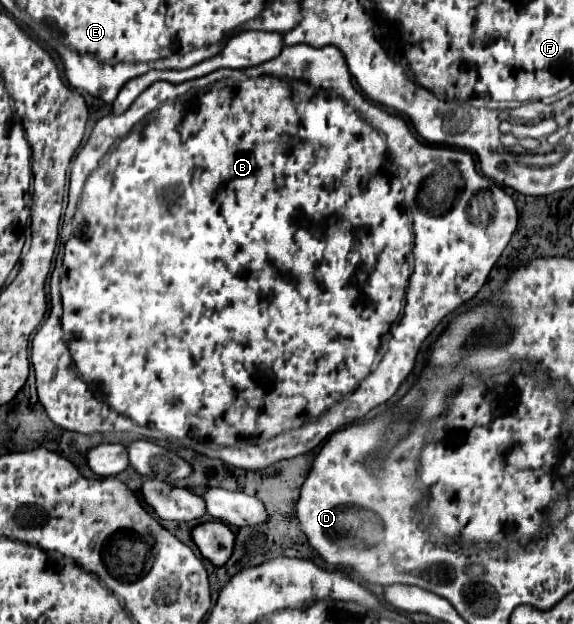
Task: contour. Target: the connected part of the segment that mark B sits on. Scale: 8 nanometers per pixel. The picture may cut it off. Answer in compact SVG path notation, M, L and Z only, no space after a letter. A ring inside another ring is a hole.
M296 44L296 46L284 46L280 56L264 62L258 66L258 72L262 74L268 74L268 76L242 76L238 78L232 70L218 70L218 72L212 72L204 78L196 78L196 80L186 80L182 84L170 84L170 82L154 82L150 88L146 88L142 92L142 96L138 96L134 100L134 104L120 116L116 114L110 114L110 116L104 116L96 122L88 142L78 150L78 154L74 158L74 164L72 164L72 172L70 172L70 200L68 200L67 208L64 214L64 220L72 221L72 234L68 238L68 242L64 244L64 270L66 270L66 276L60 284L52 284L50 286L50 314L46 318L46 322L42 324L42 328L36 332L34 340L32 340L32 366L34 366L34 372L36 372L36 384L38 384L38 398L40 398L40 404L46 408L50 420L64 428L64 430L72 430L72 432L80 432L80 434L92 434L92 432L128 432L128 430L138 430L136 424L140 426L150 426L150 428L156 428L160 430L166 438L170 440L182 440L182 442L192 442L194 446L204 442L204 444L210 444L210 446L236 446L236 444L244 444L244 442L258 442L258 440L264 440L260 444L248 444L248 448L226 448L226 452L220 452L220 448L216 448L216 458L220 458L222 462L230 464L230 466L236 466L236 468L244 468L244 470L260 470L260 468L266 468L278 460L284 460L284 458L294 458L294 456L300 456L318 448L320 444L324 444L334 432L338 432L340 428L364 418L372 408L388 402L396 390L400 388L400 384L404 382L404 378L412 372L414 364L416 364L416 356L420 352L420 346L422 342L428 338L428 334L440 324L440 320L450 314L454 308L462 306L466 300L470 300L486 282L492 266L496 264L496 260L500 258L502 250L506 248L506 244L510 242L514 230L516 230L516 224L518 224L518 210L516 210L516 204L514 200L498 186L494 184L492 180L488 180L486 176L478 176L476 172L476 166L474 166L474 156L466 150L450 150L450 148L442 148L442 146L428 146L424 142L418 142L418 138L412 134L408 122L400 116L394 116L394 114L388 114L386 110L382 110L380 106L372 104L370 100L362 98L360 92L352 86L352 76L348 72L348 66L346 66L346 60L342 56L342 52L334 46L324 46L324 48L312 48L308 44ZM412 196L416 196L416 208L422 208L424 212L416 212L416 216L412 216L412 208L408 204L412 204ZM60 296L62 296L62 308L64 308L64 314L62 314L62 324L64 324L64 332L60 328ZM90 390L94 392L94 396L100 396L108 406L104 406L102 402L98 402L96 398L92 398Z

